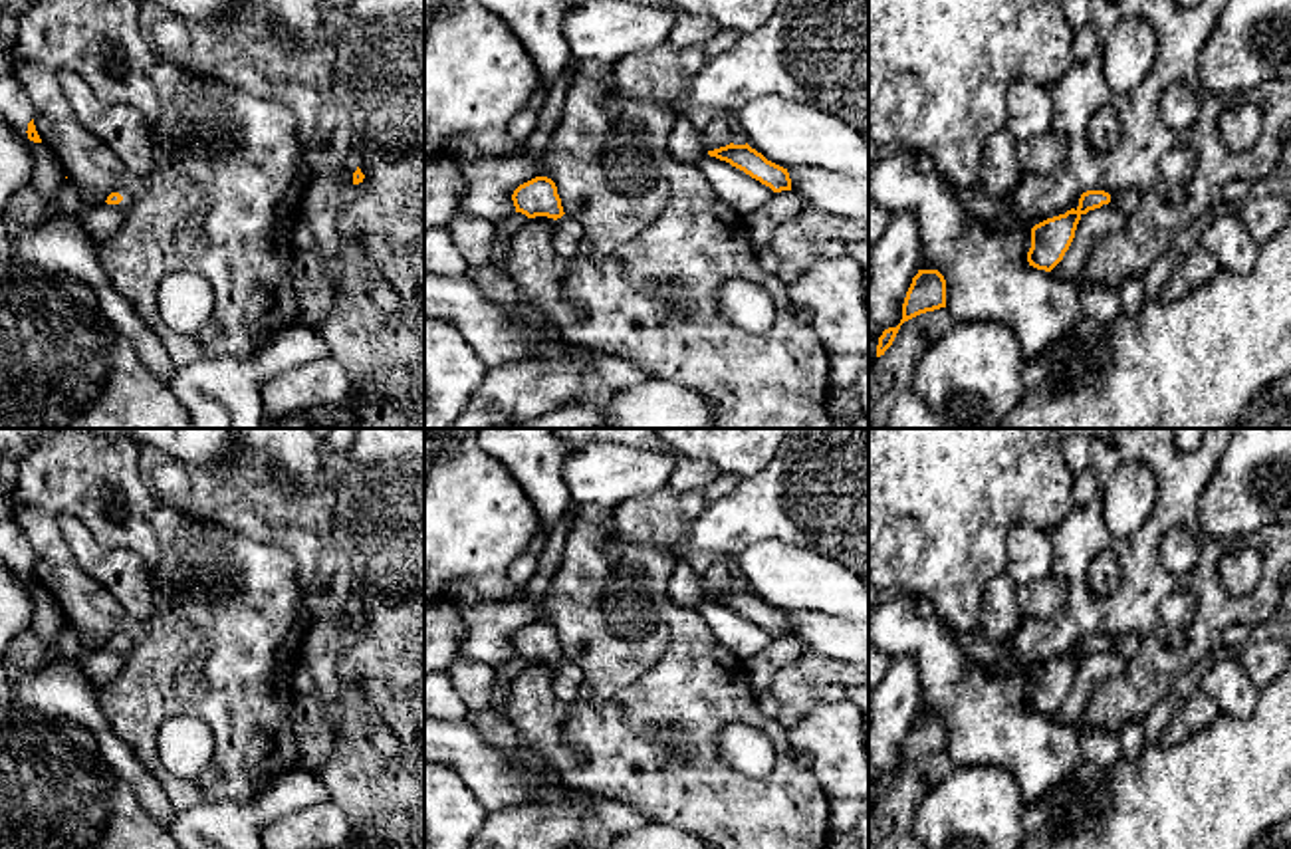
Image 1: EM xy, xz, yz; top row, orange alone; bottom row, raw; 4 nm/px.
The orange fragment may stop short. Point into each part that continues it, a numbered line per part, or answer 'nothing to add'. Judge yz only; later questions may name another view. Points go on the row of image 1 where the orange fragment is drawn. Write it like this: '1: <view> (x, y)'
1: yz (1125, 201)

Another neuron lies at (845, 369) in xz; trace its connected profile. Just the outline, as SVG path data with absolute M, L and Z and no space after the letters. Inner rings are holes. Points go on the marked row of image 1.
M843 355L831 359L831 387L855 389L855 381L869 365L869 355Z

